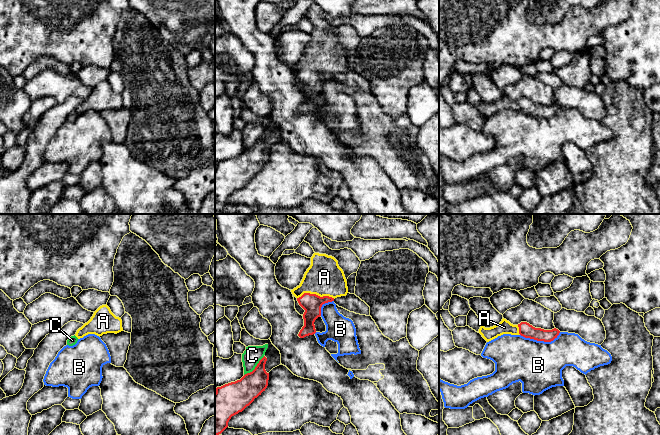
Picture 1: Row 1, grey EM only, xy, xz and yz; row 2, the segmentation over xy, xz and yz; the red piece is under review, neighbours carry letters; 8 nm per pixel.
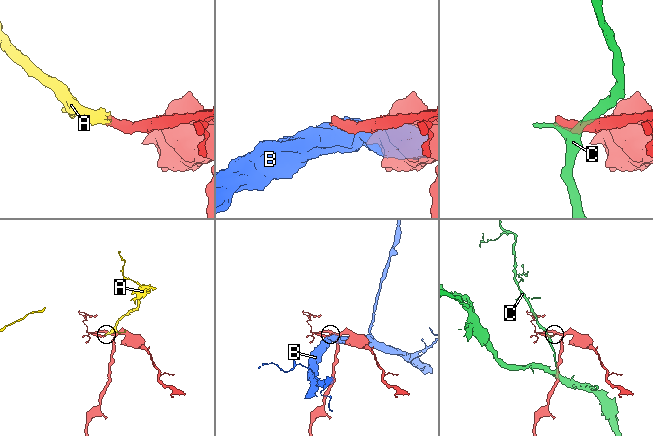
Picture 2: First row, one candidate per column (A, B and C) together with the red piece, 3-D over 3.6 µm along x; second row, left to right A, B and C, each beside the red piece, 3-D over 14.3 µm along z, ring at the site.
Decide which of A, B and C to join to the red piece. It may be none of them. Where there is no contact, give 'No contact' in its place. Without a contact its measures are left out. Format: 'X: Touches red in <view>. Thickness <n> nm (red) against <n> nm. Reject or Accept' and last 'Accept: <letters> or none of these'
A: Touches red in xz. Thickness 160 nm (red) against 300 nm. Accept
B: Touches red in yz. Thickness 120 nm (red) against 400 nm. Reject
C: Touches red in xz. Thickness 220 nm (red) against 150 nm. Reject
Accept: A

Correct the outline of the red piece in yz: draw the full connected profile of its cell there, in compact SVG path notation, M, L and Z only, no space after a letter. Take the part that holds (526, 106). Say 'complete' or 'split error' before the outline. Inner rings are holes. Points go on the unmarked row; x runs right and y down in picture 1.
split error; M503 94L499 100L490 104L485 104L483 101L481 101L479 109L487 118L503 110L521 111L525 114L530 114L537 117L551 118L557 114L560 107L556 104L552 106L535 104L527 98L521 98L518 101L513 101Z

